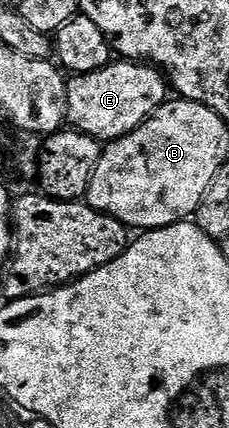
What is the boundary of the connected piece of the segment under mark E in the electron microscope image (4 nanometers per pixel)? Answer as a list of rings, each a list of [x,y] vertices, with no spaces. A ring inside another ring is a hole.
[[[127,59],[113,60],[104,69],[82,73],[68,81],[66,107],[67,124],[96,138],[101,143],[111,143],[124,137],[151,117],[155,109],[169,100],[170,86],[163,73],[151,63]]]

